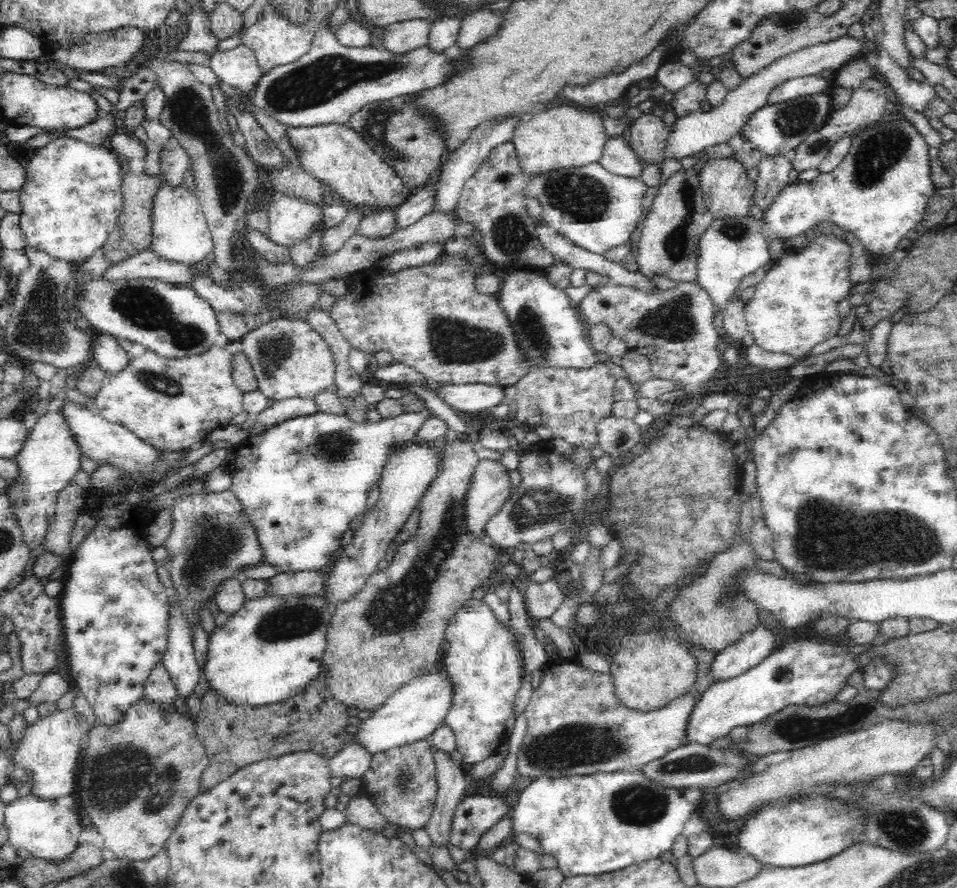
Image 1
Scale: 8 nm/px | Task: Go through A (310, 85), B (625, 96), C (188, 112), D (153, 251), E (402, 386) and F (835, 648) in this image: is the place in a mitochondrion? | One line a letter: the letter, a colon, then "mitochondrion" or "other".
A: mitochondrion
B: other
C: mitochondrion
D: other
E: other
F: other

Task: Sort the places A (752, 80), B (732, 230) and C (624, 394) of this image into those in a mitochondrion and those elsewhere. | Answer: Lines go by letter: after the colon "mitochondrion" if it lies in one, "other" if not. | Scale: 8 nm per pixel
A: other
B: mitochondrion
C: other

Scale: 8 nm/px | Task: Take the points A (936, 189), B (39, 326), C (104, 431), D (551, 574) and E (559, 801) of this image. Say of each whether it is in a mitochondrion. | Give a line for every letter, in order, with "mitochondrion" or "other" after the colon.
A: other
B: mitochondrion
C: other
D: other
E: other

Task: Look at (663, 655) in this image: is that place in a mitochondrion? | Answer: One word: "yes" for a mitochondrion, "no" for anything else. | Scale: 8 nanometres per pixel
no

